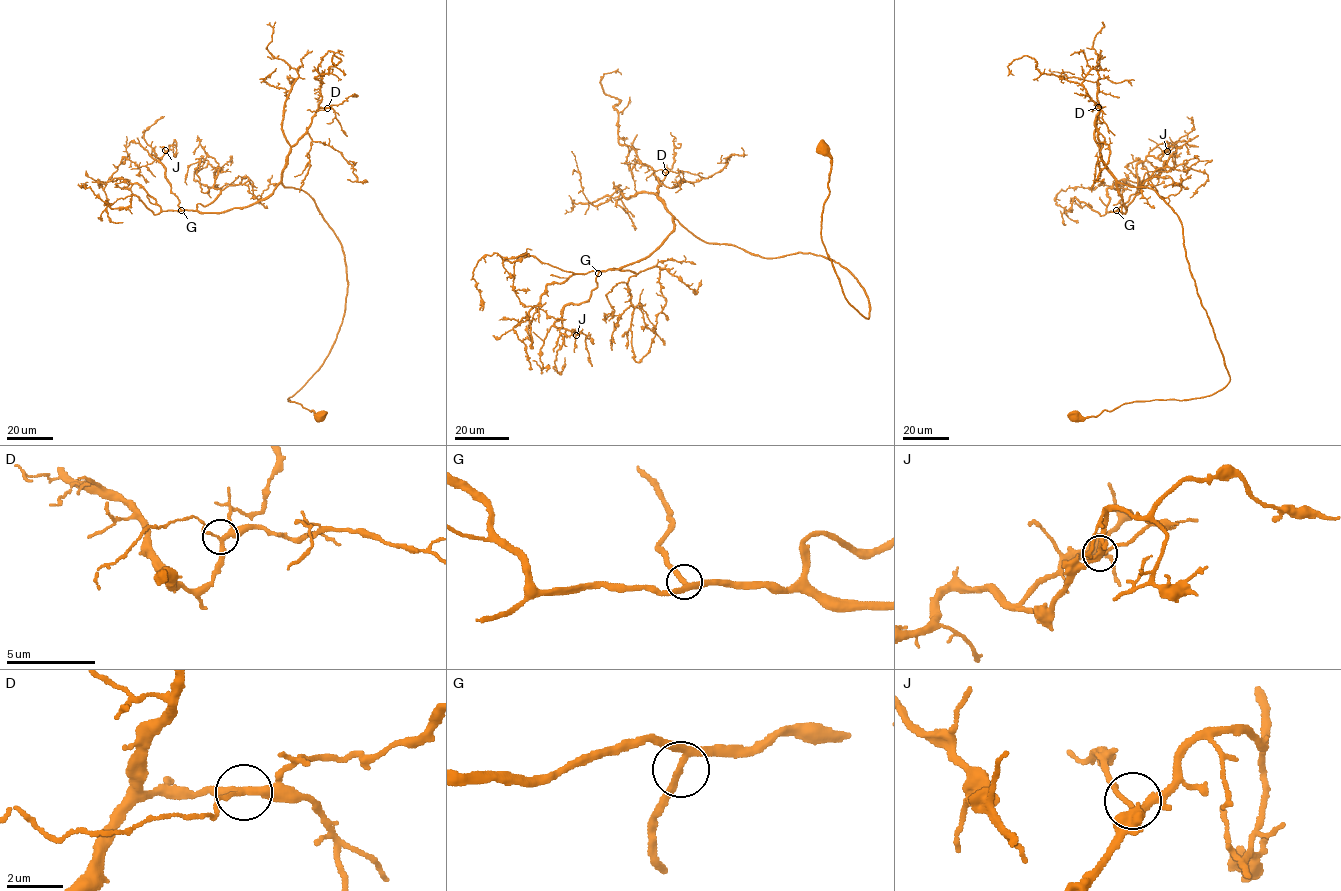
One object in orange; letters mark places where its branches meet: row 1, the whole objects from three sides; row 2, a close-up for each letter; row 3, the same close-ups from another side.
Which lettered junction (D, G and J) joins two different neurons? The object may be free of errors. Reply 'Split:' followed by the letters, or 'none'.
Split: none

